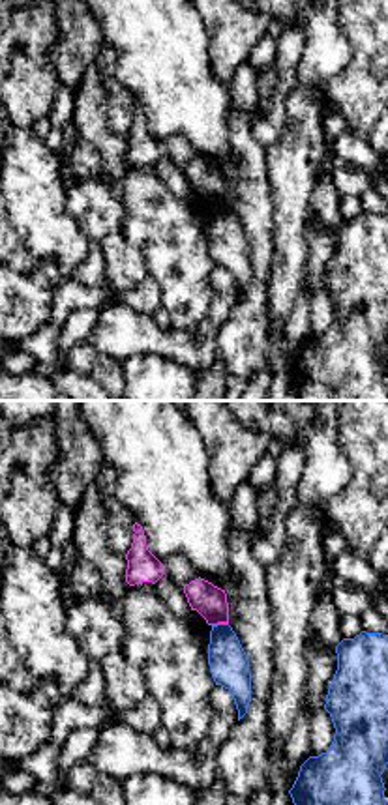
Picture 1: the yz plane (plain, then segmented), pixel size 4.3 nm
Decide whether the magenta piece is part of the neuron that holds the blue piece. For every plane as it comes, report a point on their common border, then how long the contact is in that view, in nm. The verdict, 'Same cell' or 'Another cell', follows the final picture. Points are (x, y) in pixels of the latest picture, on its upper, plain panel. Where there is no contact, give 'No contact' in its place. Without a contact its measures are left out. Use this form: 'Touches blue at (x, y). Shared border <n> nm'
Touches blue at (220, 204). Shared border 70 nm

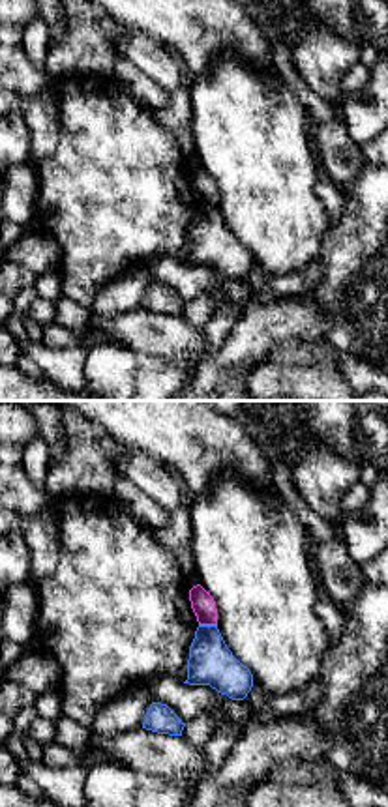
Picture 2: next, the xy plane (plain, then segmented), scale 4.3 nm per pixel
Touches blue at (208, 206). Shared border 80 nm

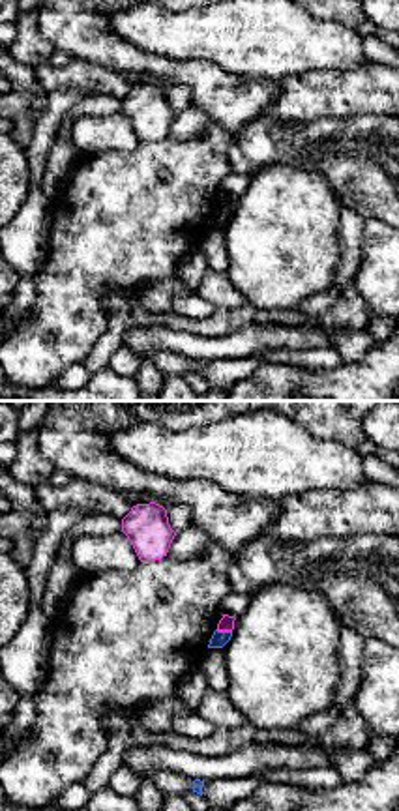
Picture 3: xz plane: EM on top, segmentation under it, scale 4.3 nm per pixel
Touches blue at (223, 212). Shared border 70 nm

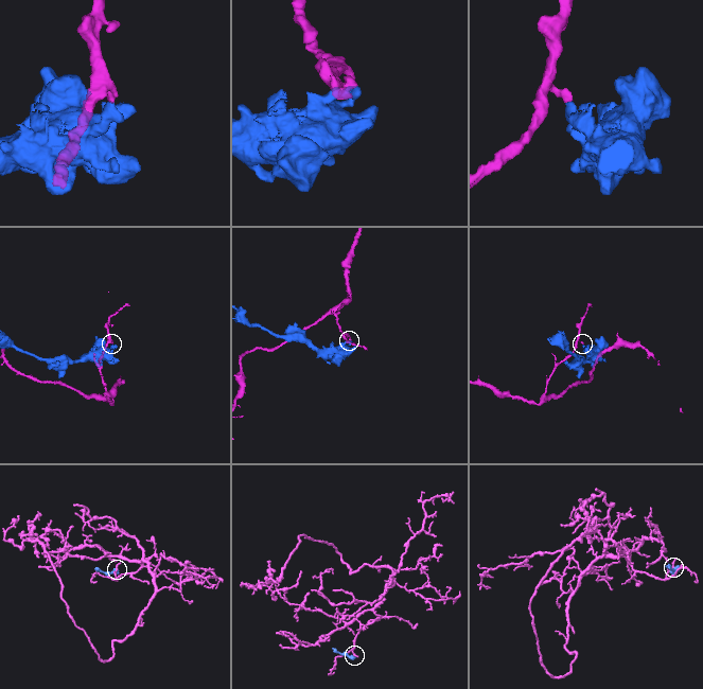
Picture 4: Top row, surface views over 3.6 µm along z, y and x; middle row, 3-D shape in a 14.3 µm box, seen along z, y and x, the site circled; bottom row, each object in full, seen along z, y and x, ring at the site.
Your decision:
Another cell

